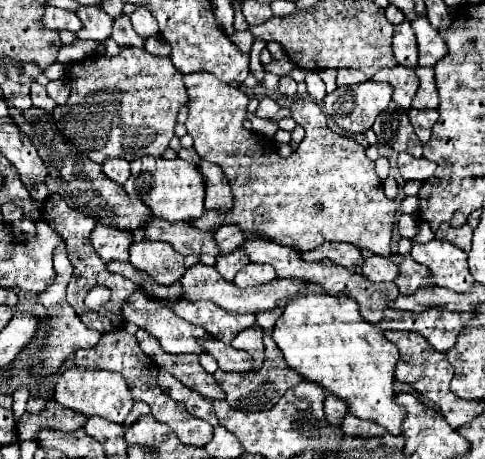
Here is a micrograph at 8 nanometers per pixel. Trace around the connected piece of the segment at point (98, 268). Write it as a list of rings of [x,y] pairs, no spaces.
[[[52,193],[44,203],[44,212],[42,211],[43,218],[50,227],[60,233],[60,237],[66,241],[66,249],[68,249],[68,257],[74,265],[74,273],[72,273],[72,279],[68,283],[68,303],[74,307],[74,311],[78,315],[82,313],[92,313],[92,311],[86,311],[84,307],[84,297],[88,293],[88,289],[92,289],[94,285],[106,285],[112,289],[112,297],[110,297],[110,303],[116,303],[116,301],[124,301],[128,295],[132,295],[134,291],[142,291],[146,293],[142,287],[130,283],[128,279],[120,277],[120,275],[114,275],[110,271],[106,271],[106,265],[102,263],[102,259],[98,257],[98,253],[94,251],[94,247],[90,245],[90,231],[94,229],[94,219],[86,217],[84,213],[78,213],[76,209],[69,207],[66,201],[57,193]]]

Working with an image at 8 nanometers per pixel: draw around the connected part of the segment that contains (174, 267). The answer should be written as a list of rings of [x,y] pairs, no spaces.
[[[144,239],[130,245],[130,263],[146,271],[160,285],[172,285],[186,273],[182,259],[184,257],[178,255],[170,243]]]

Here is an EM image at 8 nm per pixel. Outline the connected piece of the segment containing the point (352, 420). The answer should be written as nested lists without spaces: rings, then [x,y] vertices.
[[[348,411],[346,417],[342,419],[342,431],[344,431],[346,435],[360,437],[360,439],[370,439],[370,437],[383,435],[383,429],[380,425],[369,420],[358,419],[358,417],[354,417],[350,411]]]

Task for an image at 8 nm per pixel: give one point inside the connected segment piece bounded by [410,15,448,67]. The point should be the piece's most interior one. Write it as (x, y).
(431, 47)

